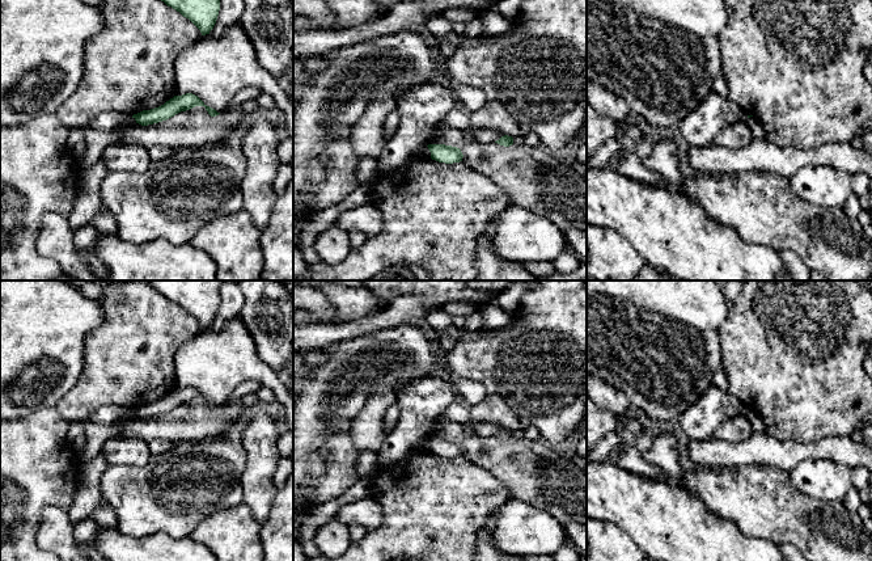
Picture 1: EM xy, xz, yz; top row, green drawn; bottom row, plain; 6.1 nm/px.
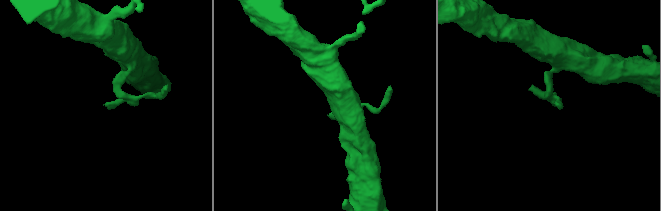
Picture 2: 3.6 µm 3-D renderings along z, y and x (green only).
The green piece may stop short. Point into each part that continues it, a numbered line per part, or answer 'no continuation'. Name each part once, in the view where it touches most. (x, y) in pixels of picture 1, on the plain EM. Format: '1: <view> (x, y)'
no continuation

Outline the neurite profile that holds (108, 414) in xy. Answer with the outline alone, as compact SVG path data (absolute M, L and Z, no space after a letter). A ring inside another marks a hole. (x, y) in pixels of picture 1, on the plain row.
M105 405L92 412L89 421L98 425L113 425L120 417L132 412L134 408L124 408L119 405Z

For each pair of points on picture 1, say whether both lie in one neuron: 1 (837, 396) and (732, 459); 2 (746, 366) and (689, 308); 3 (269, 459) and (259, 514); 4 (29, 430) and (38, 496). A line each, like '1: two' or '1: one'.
1: two
2: two
3: one
4: one

